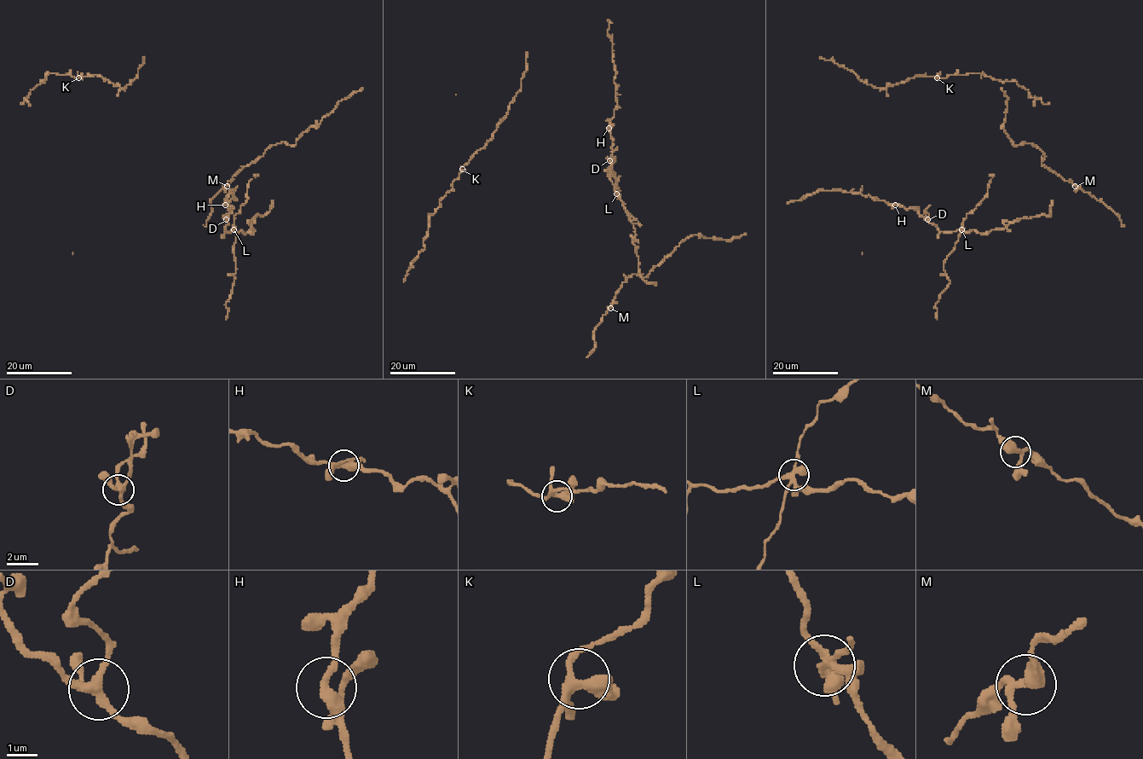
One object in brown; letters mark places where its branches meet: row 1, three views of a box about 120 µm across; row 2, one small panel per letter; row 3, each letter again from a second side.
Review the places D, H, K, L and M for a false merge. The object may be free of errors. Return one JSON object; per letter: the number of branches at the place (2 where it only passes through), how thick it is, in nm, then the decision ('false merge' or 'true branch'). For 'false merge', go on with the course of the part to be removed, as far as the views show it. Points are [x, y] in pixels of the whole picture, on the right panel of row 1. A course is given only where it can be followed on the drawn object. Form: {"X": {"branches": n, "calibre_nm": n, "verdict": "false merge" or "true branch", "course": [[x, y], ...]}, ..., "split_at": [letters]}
{"D": {"branches": 4, "calibre_nm": 280, "verdict": "true branch"}, "H": {"branches": 3, "calibre_nm": 280, "verdict": "true branch"}, "K": {"branches": 4, "calibre_nm": 320, "verdict": "true branch"}, "L": {"branches": 4, "calibre_nm": 320, "verdict": "true branch"}, "M": {"branches": 3, "calibre_nm": 320, "verdict": "true branch"}, "split_at": []}

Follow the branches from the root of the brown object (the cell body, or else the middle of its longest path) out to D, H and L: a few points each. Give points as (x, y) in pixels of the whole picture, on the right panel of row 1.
D: (881, 200), (907, 209), (914, 208), (927, 219)
H: (881, 200), (895, 205)
L: (881, 200), (907, 209), (914, 208), (940, 231), (949, 233), (961, 229)

